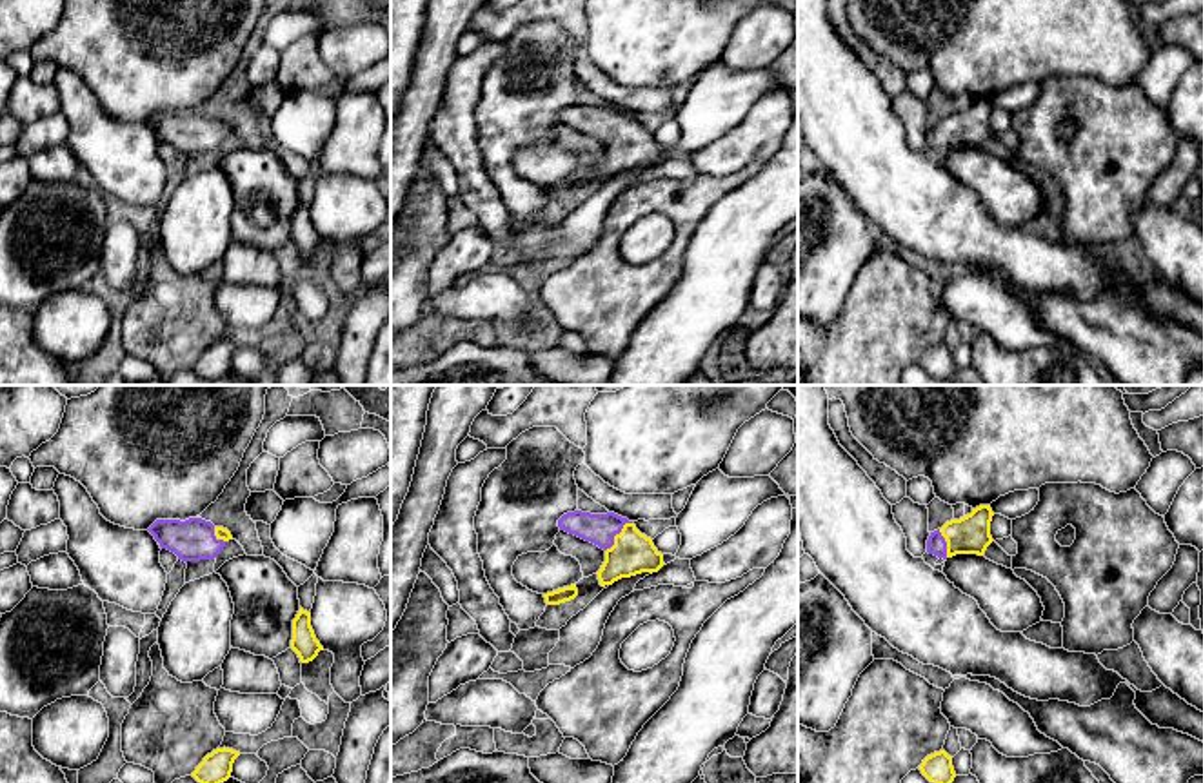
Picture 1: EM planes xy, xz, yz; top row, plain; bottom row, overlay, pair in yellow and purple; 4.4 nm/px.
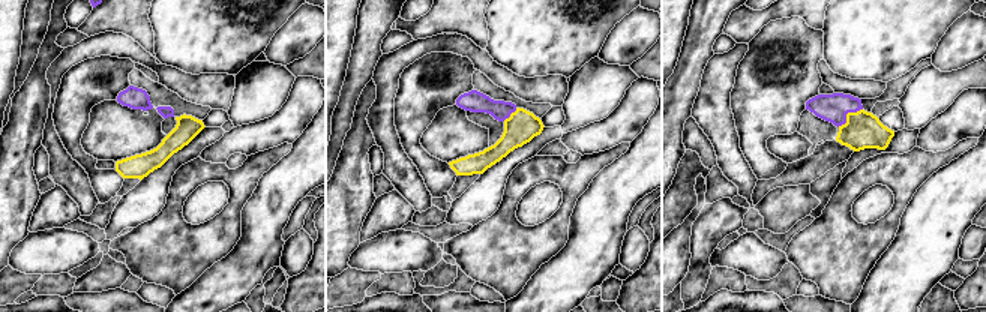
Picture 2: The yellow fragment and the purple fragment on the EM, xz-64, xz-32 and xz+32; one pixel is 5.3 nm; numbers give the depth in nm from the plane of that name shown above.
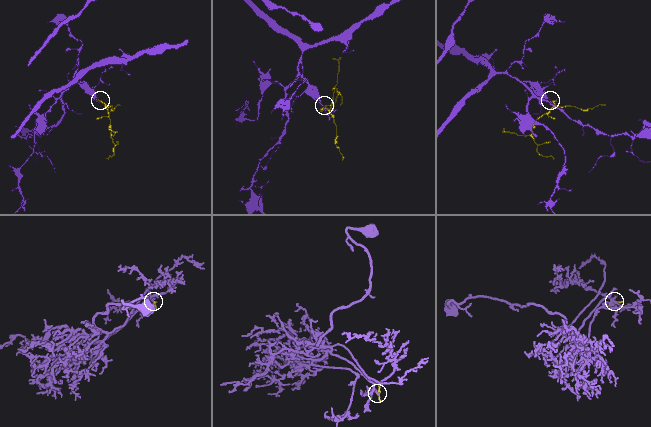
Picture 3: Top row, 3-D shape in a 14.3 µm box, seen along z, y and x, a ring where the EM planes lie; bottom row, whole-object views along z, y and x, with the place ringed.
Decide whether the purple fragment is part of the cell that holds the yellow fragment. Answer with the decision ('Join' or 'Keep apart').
Join

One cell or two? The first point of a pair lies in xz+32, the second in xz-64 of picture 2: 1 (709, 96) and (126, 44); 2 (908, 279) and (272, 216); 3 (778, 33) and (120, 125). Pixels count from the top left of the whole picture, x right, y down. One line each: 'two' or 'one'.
1: one
2: one
3: two

